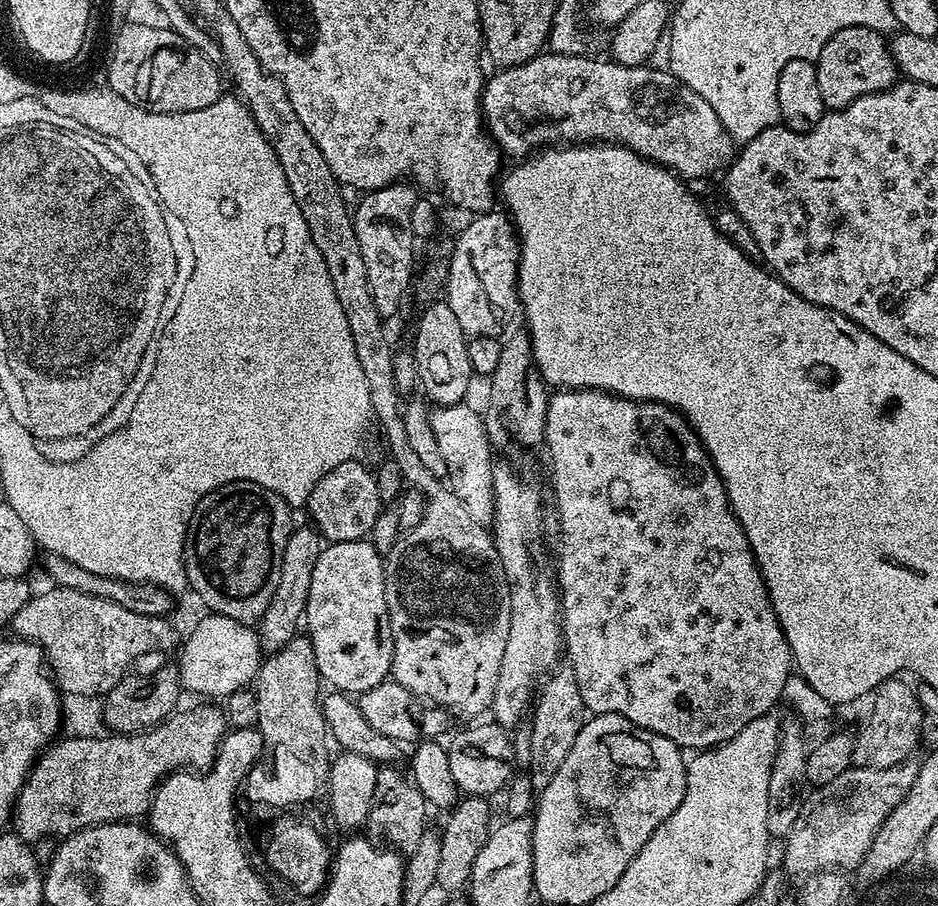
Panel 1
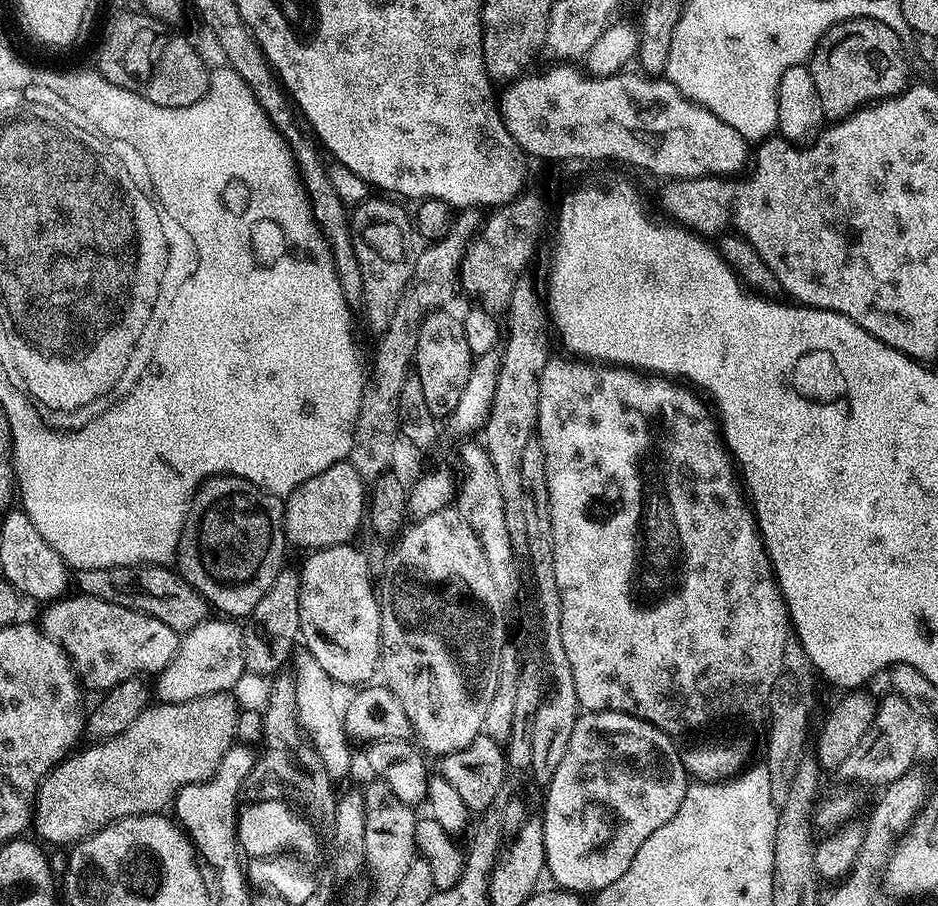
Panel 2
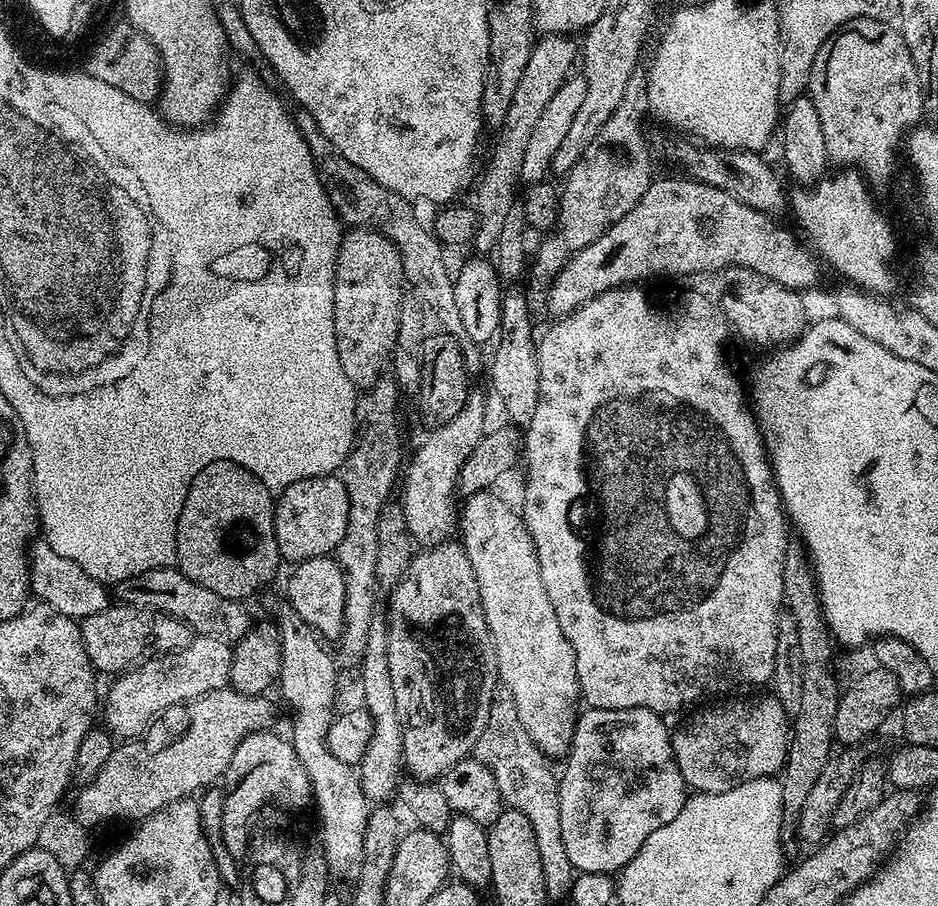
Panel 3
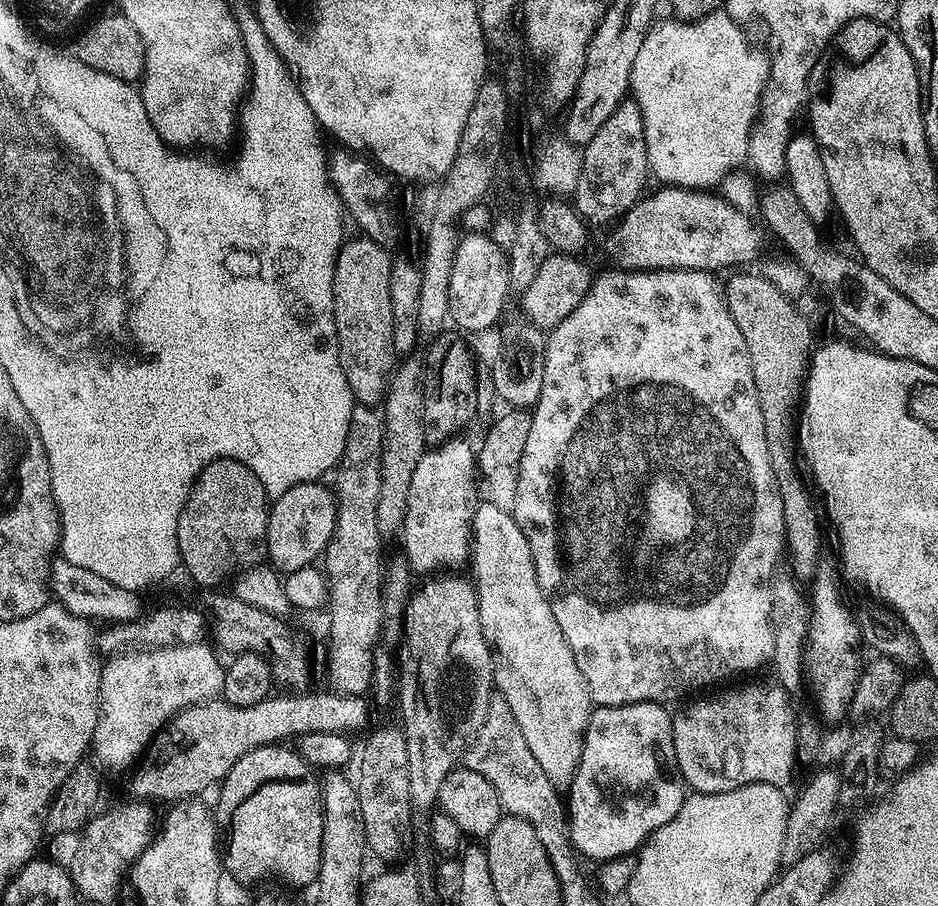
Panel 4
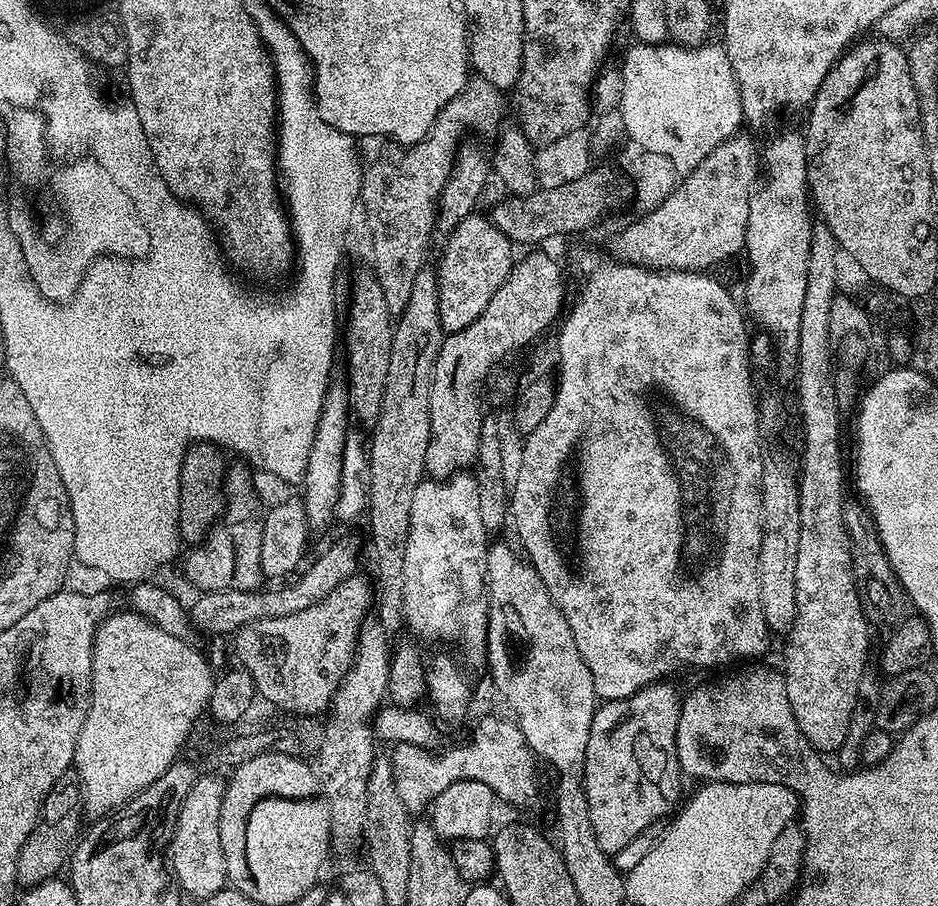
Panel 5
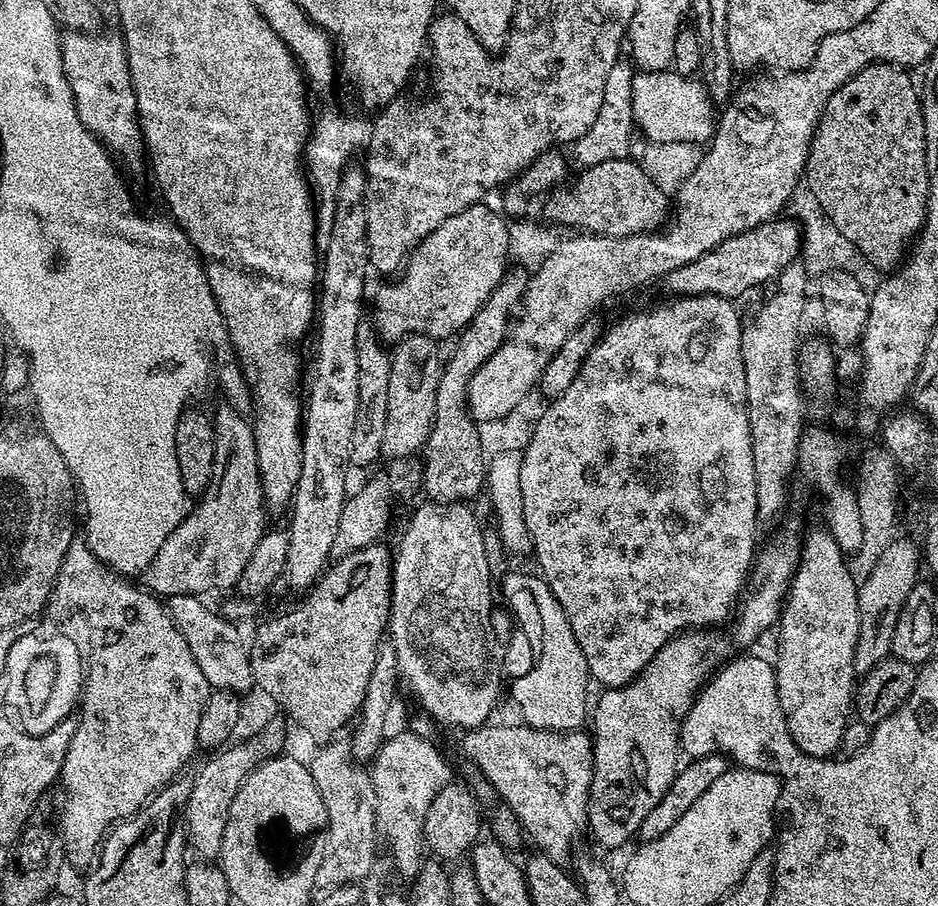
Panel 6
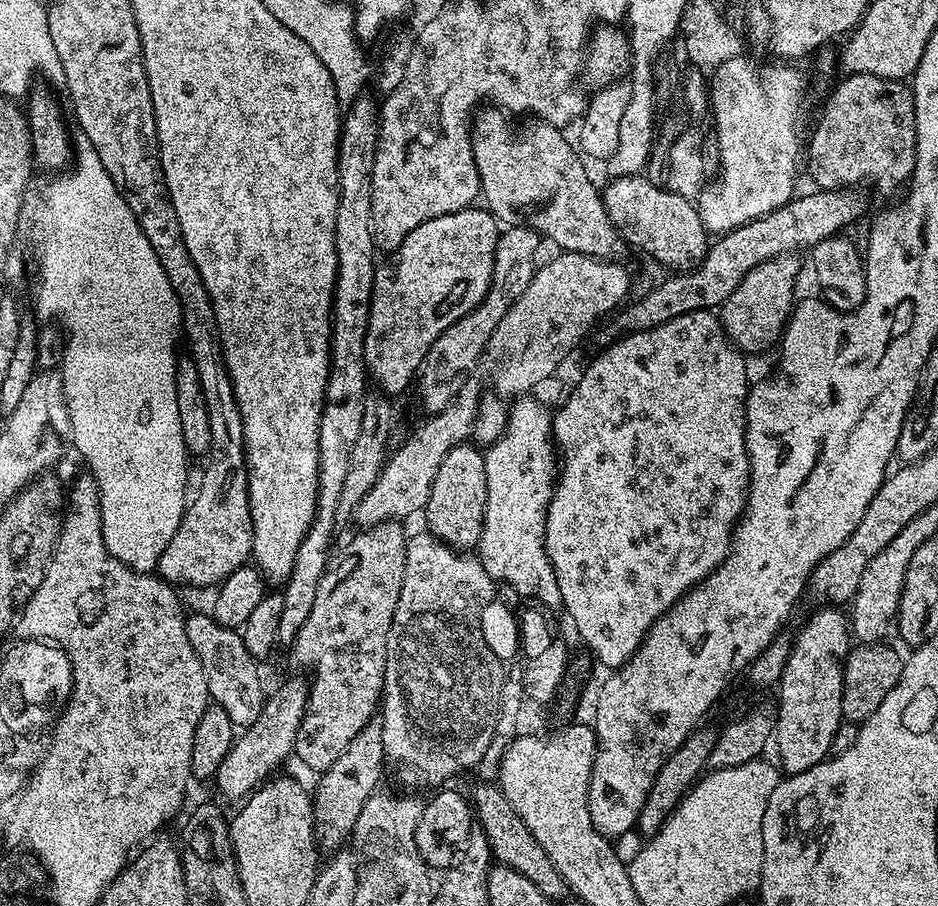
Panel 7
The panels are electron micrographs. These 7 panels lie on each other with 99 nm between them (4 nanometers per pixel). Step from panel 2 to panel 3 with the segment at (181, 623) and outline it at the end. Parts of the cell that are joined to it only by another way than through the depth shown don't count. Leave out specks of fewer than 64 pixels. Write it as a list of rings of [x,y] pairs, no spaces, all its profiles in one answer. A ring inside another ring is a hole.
[[[176,566],[142,570],[130,578],[119,580],[114,585],[114,596],[121,604],[148,608],[151,612],[164,612],[168,616],[178,618],[183,624],[189,624],[196,636],[218,638],[219,640],[224,640],[230,646],[235,645],[236,641],[241,640],[248,632],[248,629],[253,627],[254,624],[254,620],[248,617],[248,612],[244,609],[245,605],[241,601],[222,598],[222,594],[214,594],[214,590],[206,590],[206,586],[198,586],[198,582],[186,578],[186,574],[182,574],[179,567]]]

